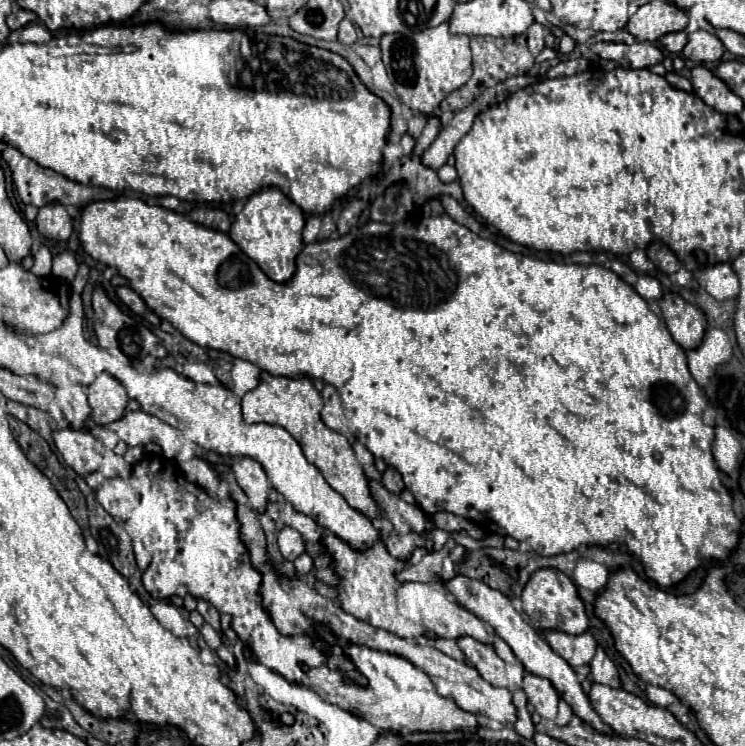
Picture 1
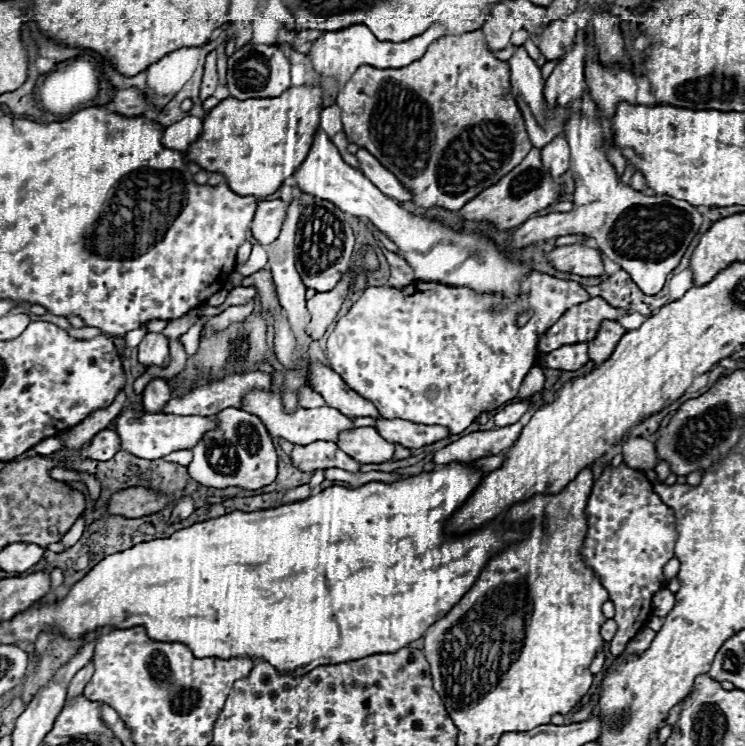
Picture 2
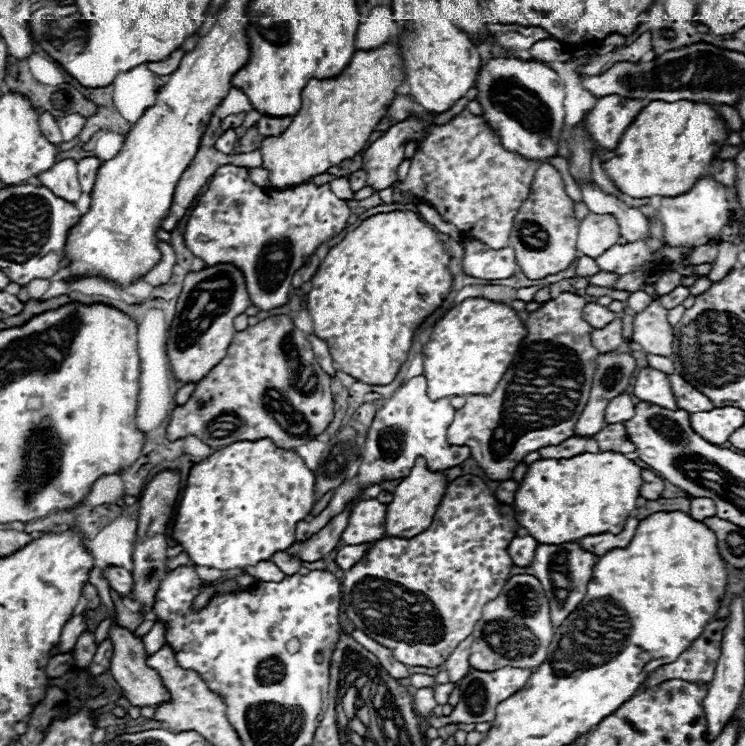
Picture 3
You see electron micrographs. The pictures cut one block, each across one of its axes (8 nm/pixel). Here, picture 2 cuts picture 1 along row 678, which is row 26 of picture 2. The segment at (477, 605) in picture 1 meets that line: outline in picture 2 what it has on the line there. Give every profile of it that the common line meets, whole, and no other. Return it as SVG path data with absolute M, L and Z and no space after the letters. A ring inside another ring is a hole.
M572 18L550 22L538 38L538 48L544 54L544 58L548 58L548 60L562 58L572 48L576 30L578 30L578 26L574 24Z

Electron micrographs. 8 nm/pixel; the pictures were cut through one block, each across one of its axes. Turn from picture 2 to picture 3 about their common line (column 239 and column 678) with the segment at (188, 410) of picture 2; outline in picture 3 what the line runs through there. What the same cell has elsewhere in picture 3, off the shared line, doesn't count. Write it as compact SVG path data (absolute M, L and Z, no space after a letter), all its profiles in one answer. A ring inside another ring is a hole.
M670 374L668 376L670 380L670 388L672 388L672 394L676 398L676 406L686 410L686 412L706 412L706 410L712 410L714 404L698 390L694 390L694 386L690 386L680 374Z

